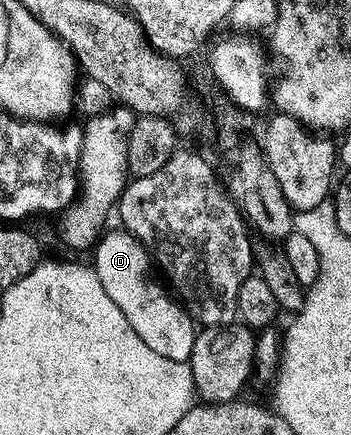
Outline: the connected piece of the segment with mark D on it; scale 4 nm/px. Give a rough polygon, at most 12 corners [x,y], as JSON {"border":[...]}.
{"border":[[128,231],[97,240],[103,289],[154,353],[192,356],[190,322]]}

